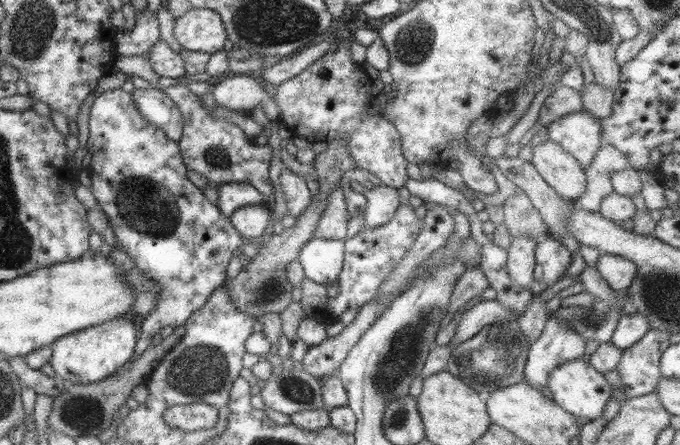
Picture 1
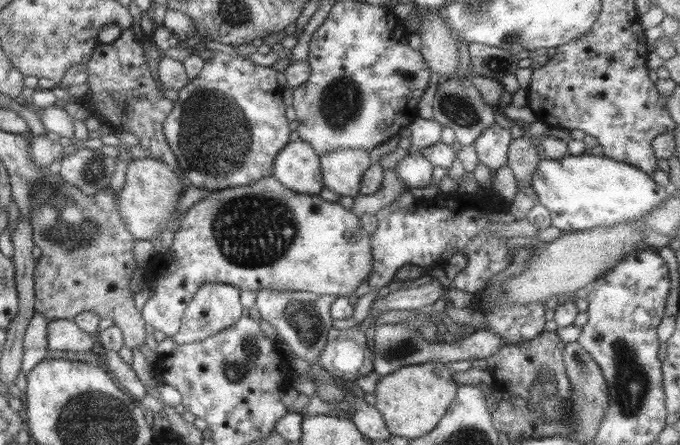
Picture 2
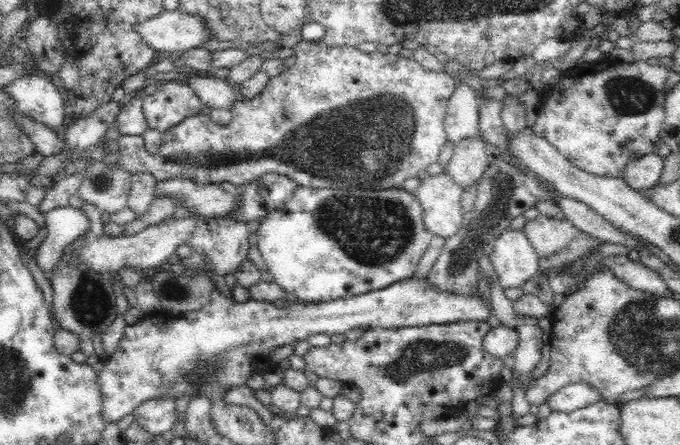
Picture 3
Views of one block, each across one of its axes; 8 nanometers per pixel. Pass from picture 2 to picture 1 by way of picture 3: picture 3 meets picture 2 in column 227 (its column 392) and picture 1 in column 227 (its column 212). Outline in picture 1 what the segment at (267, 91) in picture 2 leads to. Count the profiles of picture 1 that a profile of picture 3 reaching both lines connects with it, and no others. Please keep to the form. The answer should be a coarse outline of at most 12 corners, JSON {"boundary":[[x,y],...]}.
{"boundary":[[183,84],[164,93],[184,120],[187,169],[265,199],[271,147],[213,118]]}

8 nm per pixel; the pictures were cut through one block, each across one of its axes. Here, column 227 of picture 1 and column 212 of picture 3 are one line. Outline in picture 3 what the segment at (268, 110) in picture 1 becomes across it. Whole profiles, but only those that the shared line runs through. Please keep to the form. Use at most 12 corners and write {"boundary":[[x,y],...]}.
{"boundary":[[188,75],[185,83],[205,109],[231,110],[237,98],[227,79]]}

